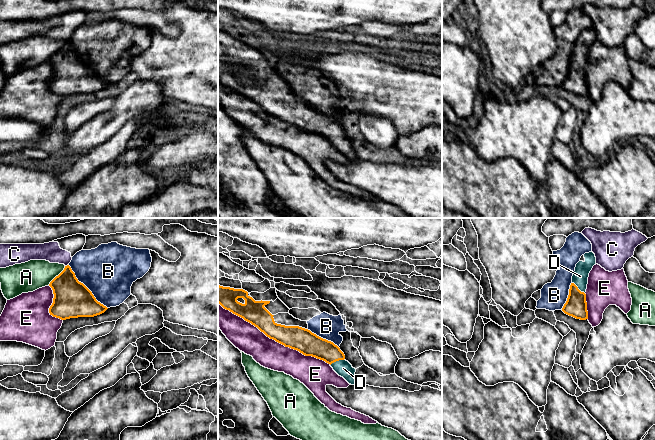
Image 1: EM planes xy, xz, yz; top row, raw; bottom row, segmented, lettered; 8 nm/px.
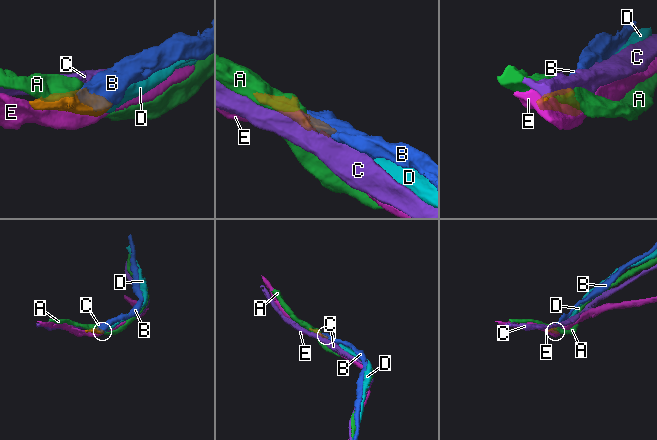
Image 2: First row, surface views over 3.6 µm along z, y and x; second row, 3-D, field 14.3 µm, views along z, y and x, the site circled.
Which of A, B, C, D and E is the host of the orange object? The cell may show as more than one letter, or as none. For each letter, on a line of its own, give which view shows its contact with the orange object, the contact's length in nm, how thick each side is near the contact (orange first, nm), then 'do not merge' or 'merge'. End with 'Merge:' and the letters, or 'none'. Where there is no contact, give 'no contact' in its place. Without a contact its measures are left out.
A: xy | 200 nm | 300/240 nm | do not merge
B: xy | 480 nm | 300/420 nm | do not merge
C: xy | 40 nm | 280/150 nm | do not merge
D: xz | 130 nm | 180/140 nm | merge
E: xz | 1050 nm | 190/220 nm | do not merge
Merge: D

